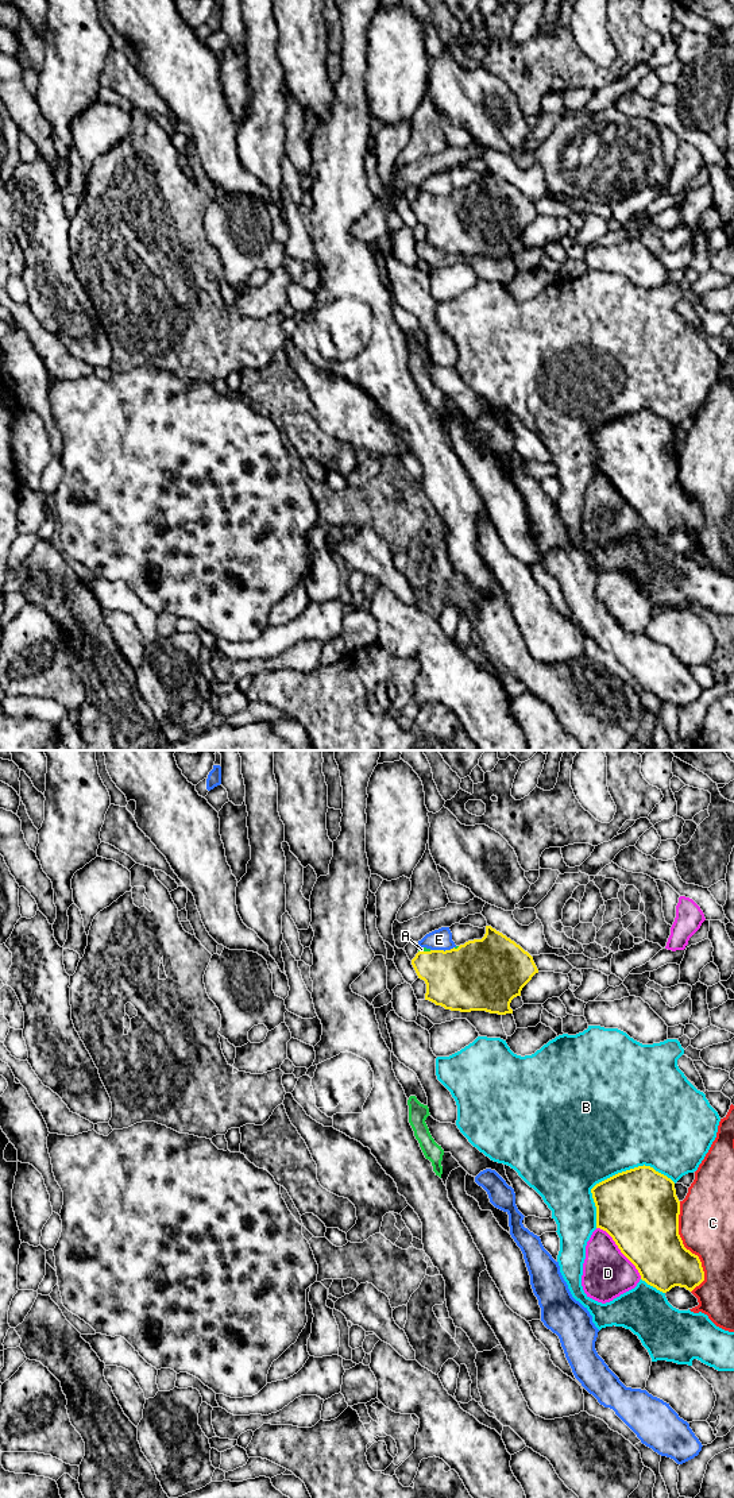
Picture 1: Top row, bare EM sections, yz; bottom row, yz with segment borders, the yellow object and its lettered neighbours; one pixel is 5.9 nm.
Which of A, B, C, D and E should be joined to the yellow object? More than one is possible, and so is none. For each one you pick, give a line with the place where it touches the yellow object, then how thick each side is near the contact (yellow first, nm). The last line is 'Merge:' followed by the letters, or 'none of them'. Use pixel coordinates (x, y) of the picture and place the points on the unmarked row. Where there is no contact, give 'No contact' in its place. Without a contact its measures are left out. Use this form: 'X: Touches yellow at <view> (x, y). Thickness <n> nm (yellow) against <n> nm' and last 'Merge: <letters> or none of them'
A: Touches yellow at yz (424, 196). Thickness 360 nm (yellow) against 30 nm
Merge: A

